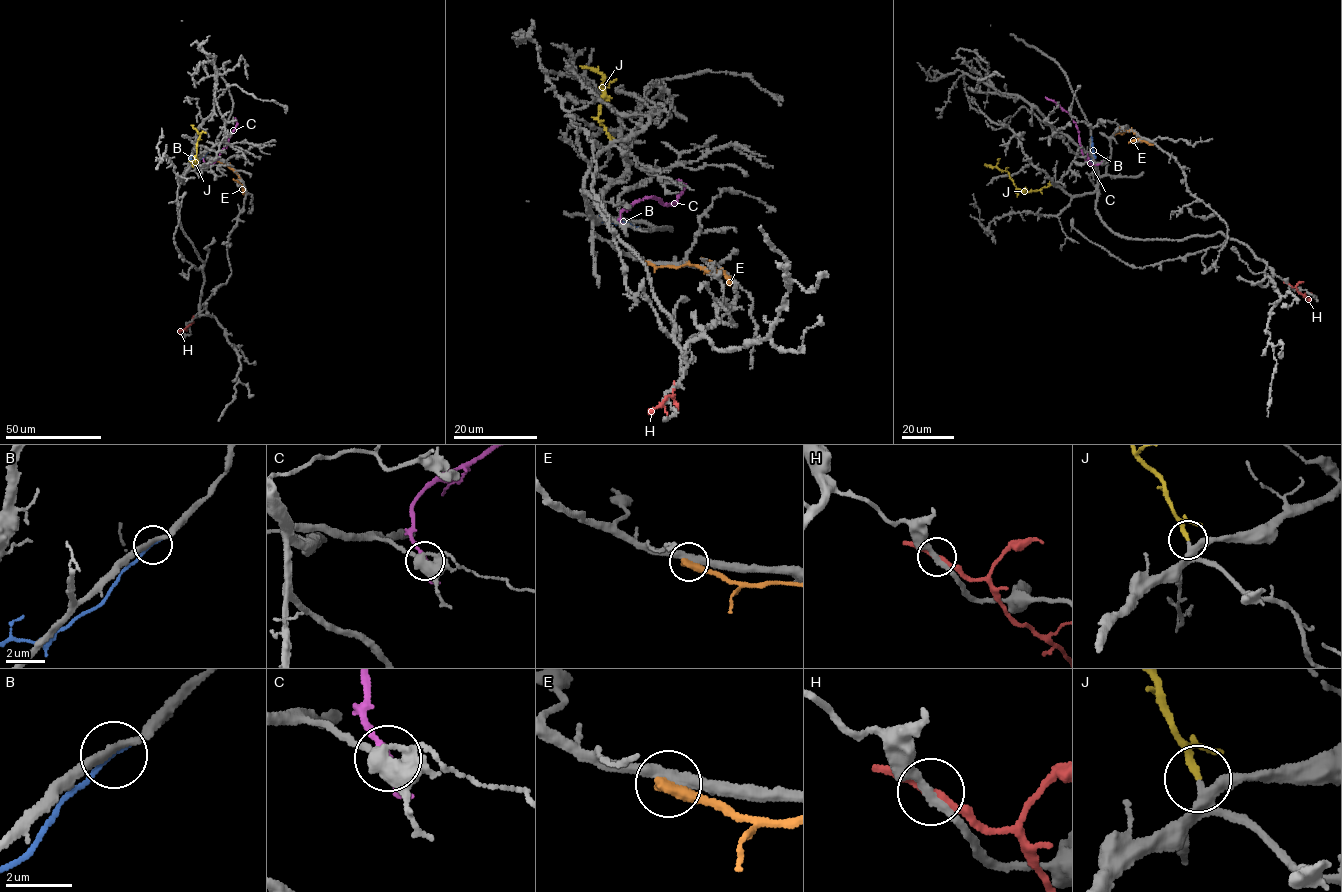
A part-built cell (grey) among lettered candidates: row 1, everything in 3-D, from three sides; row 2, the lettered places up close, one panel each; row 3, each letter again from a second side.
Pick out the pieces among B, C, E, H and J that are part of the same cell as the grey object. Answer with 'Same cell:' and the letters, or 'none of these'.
Same cell: J

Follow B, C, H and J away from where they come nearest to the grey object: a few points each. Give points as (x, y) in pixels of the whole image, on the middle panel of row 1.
B: (635, 227), (599, 219), (601, 217)
C: (622, 225), (619, 213), (638, 200), (649, 197), (659, 198), (665, 205), (673, 204), (685, 187), (676, 180)
H: (673, 387), (672, 395), (648, 412)
J: (610, 140), (598, 119), (598, 107), (604, 94), (603, 87), (600, 88), (603, 76), (580, 66)

